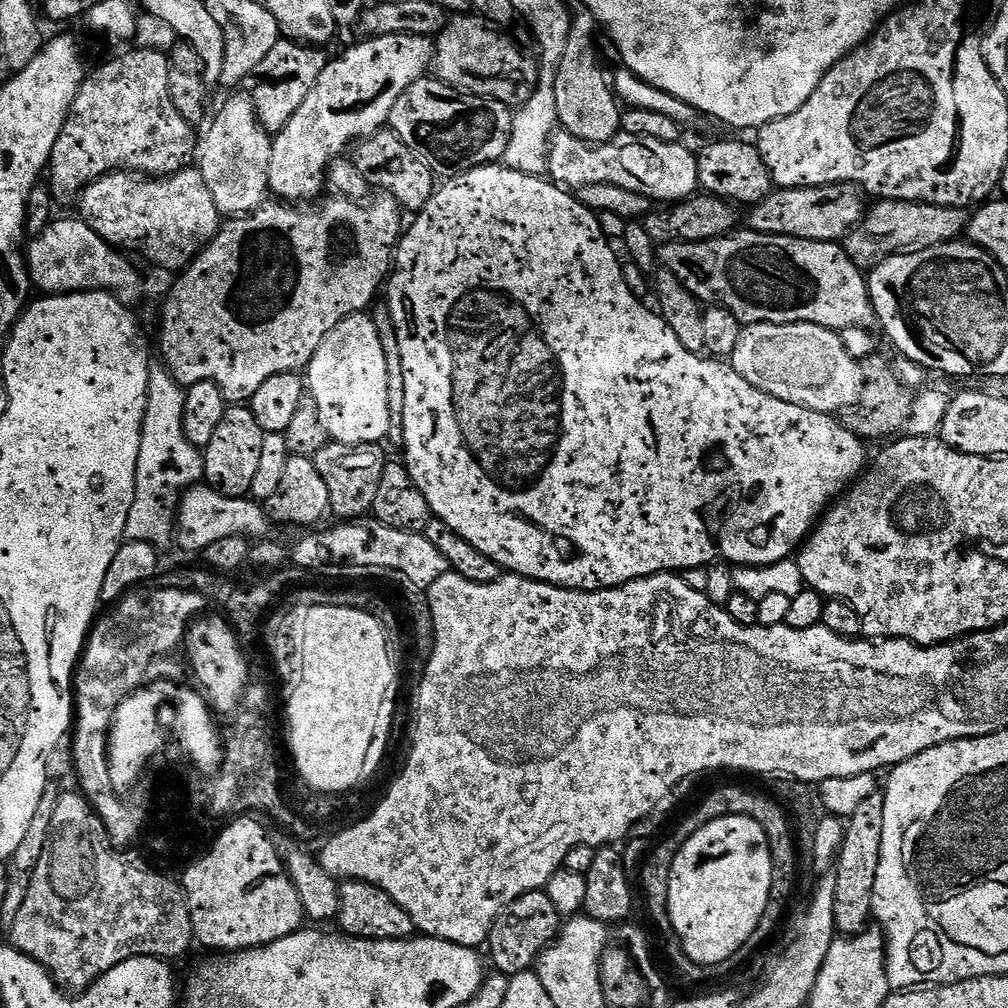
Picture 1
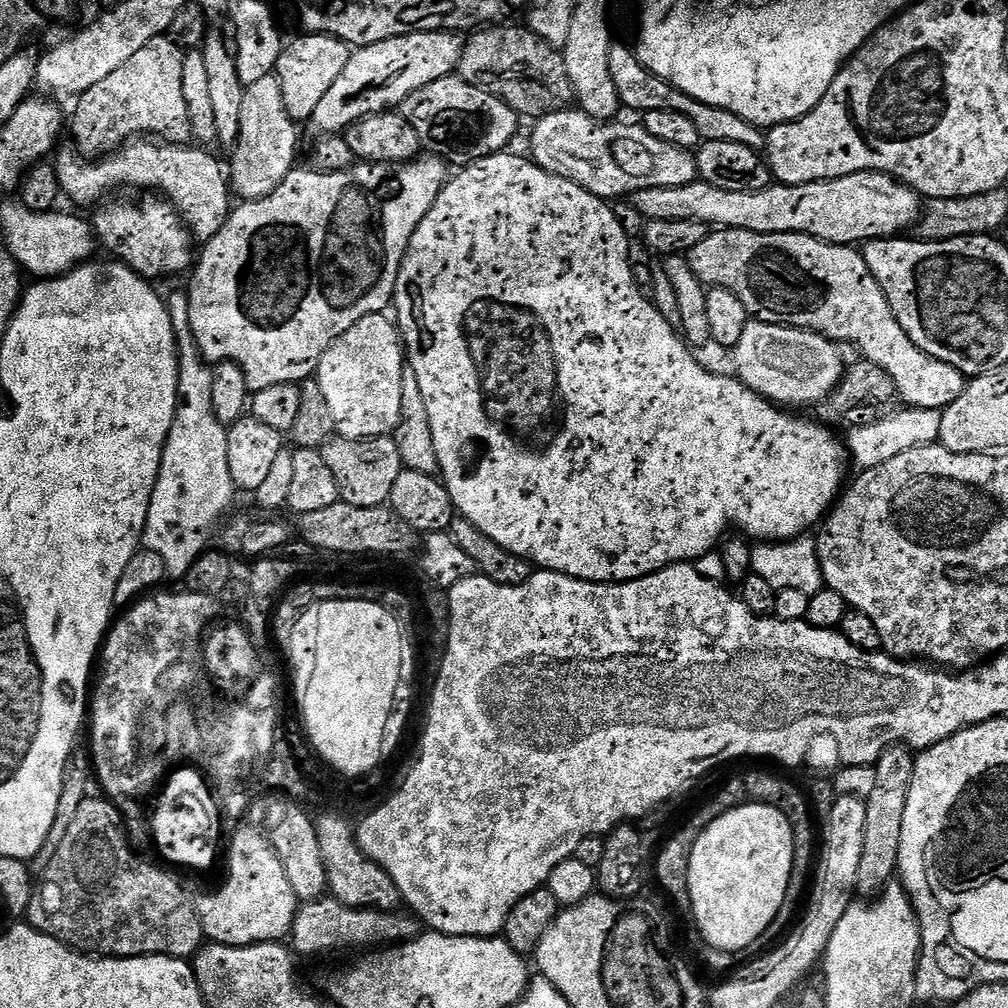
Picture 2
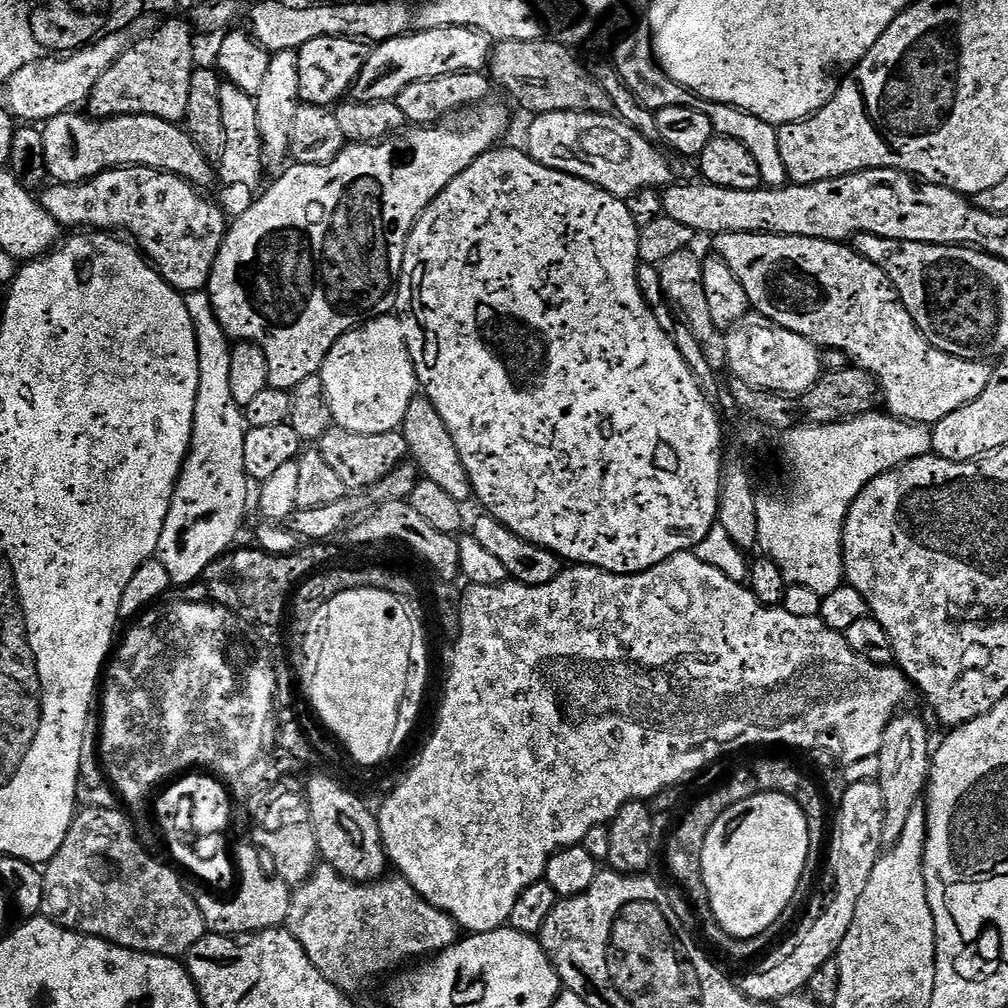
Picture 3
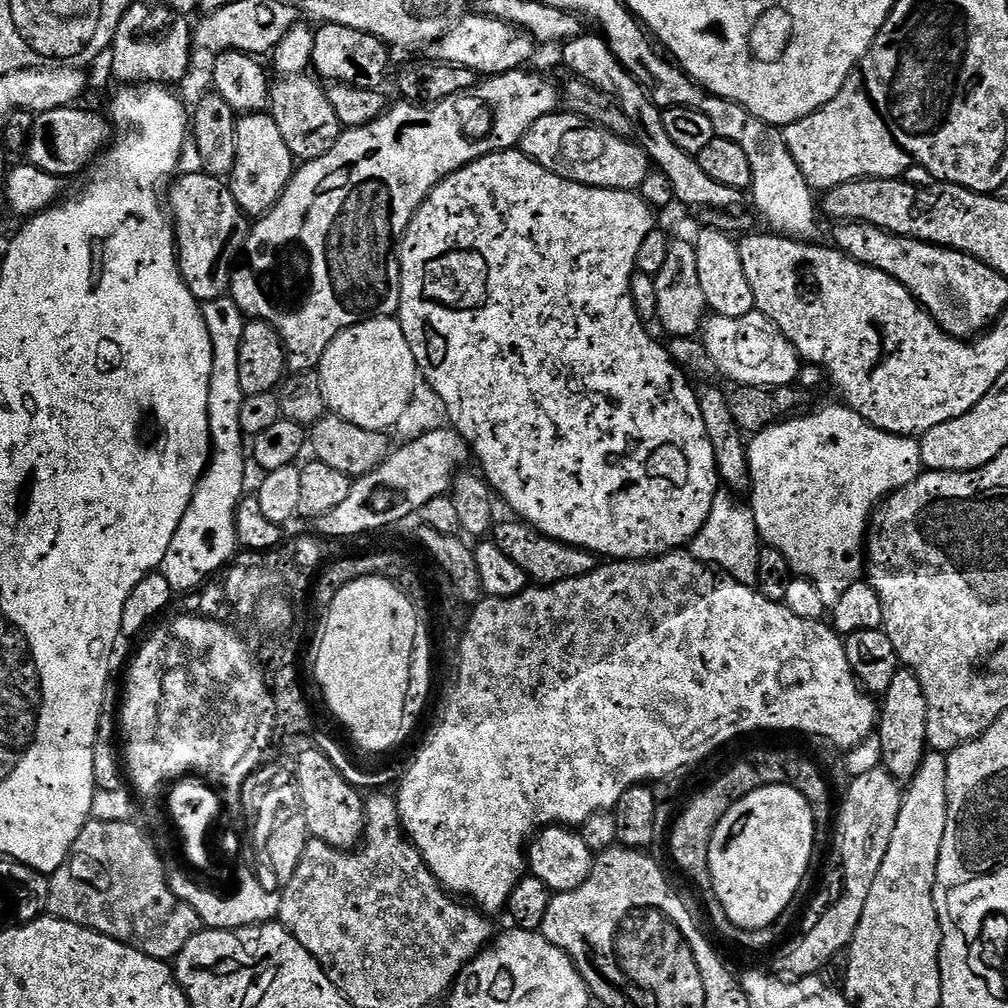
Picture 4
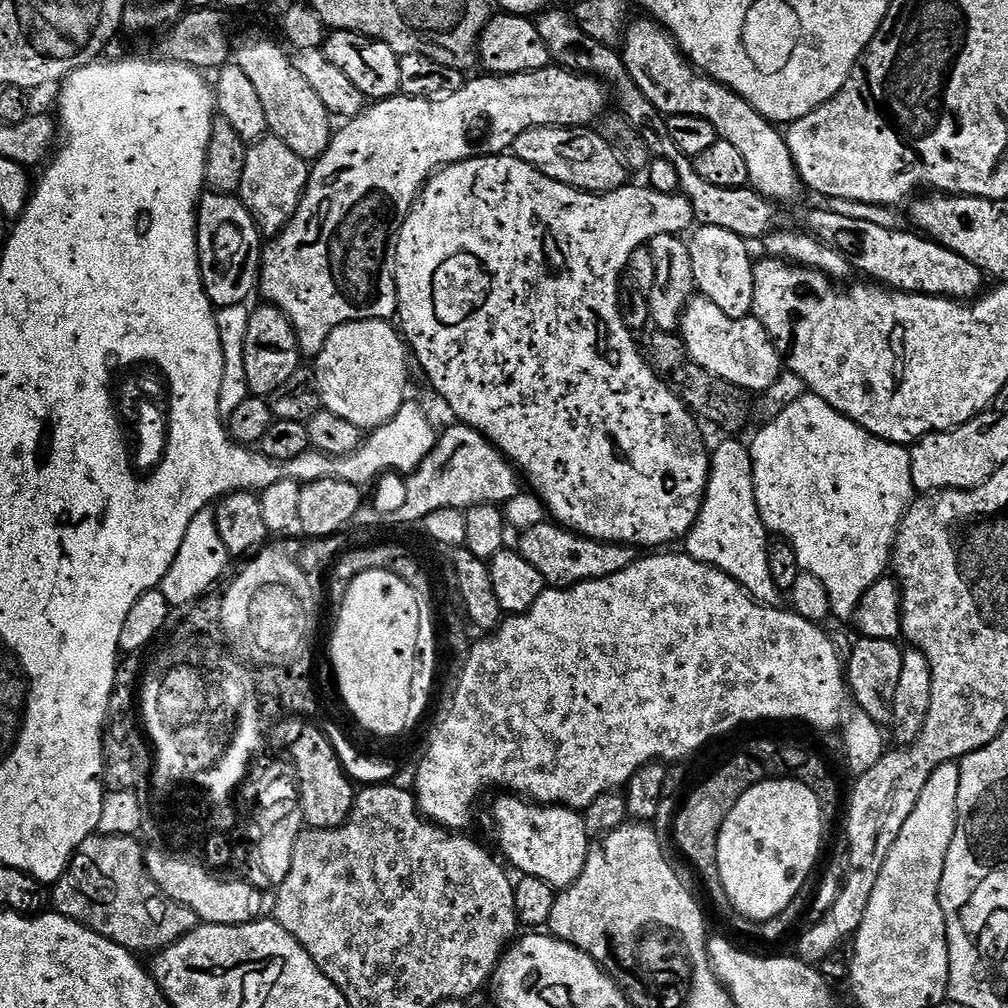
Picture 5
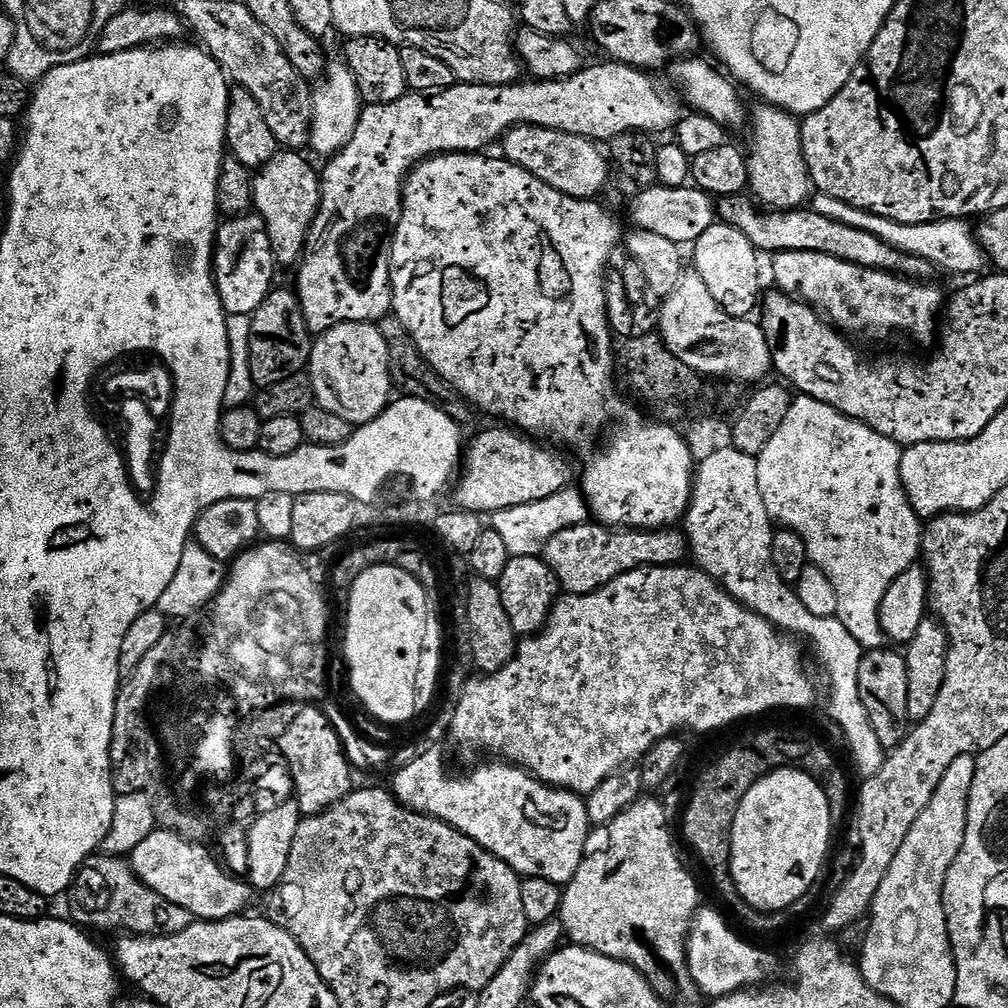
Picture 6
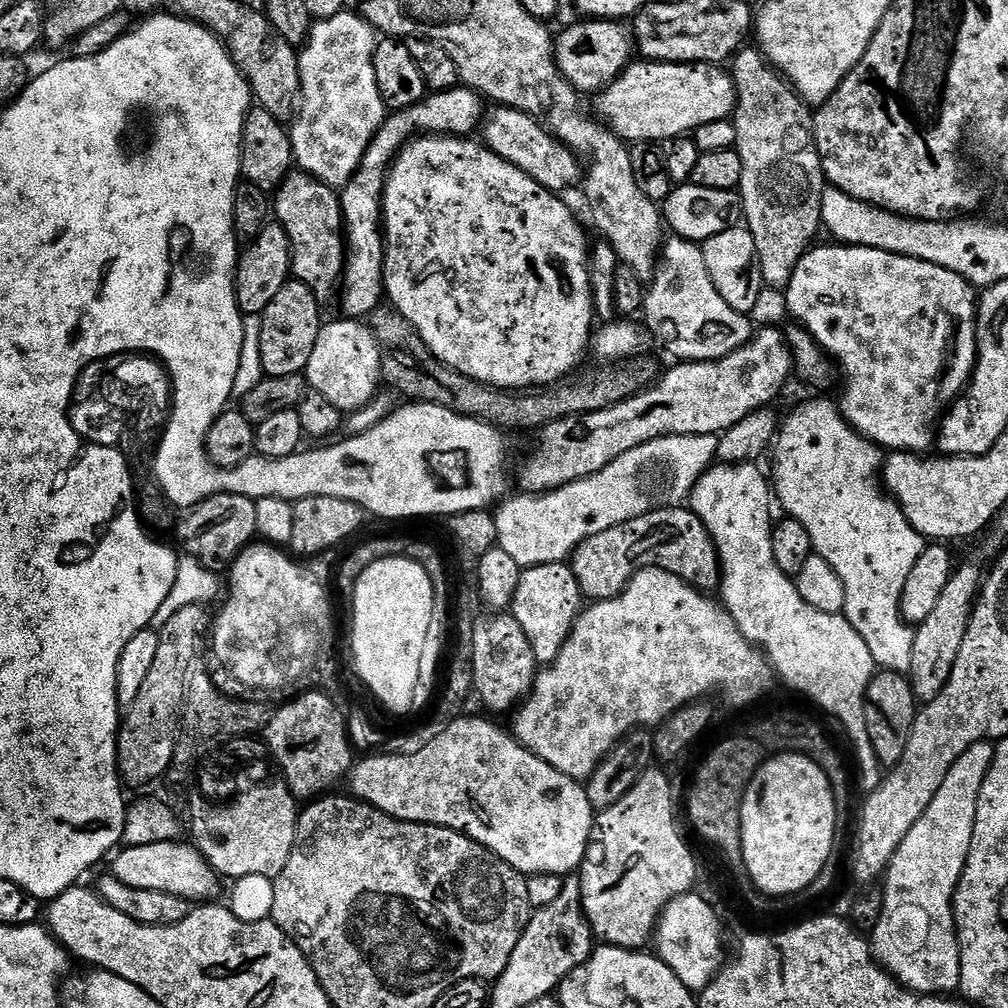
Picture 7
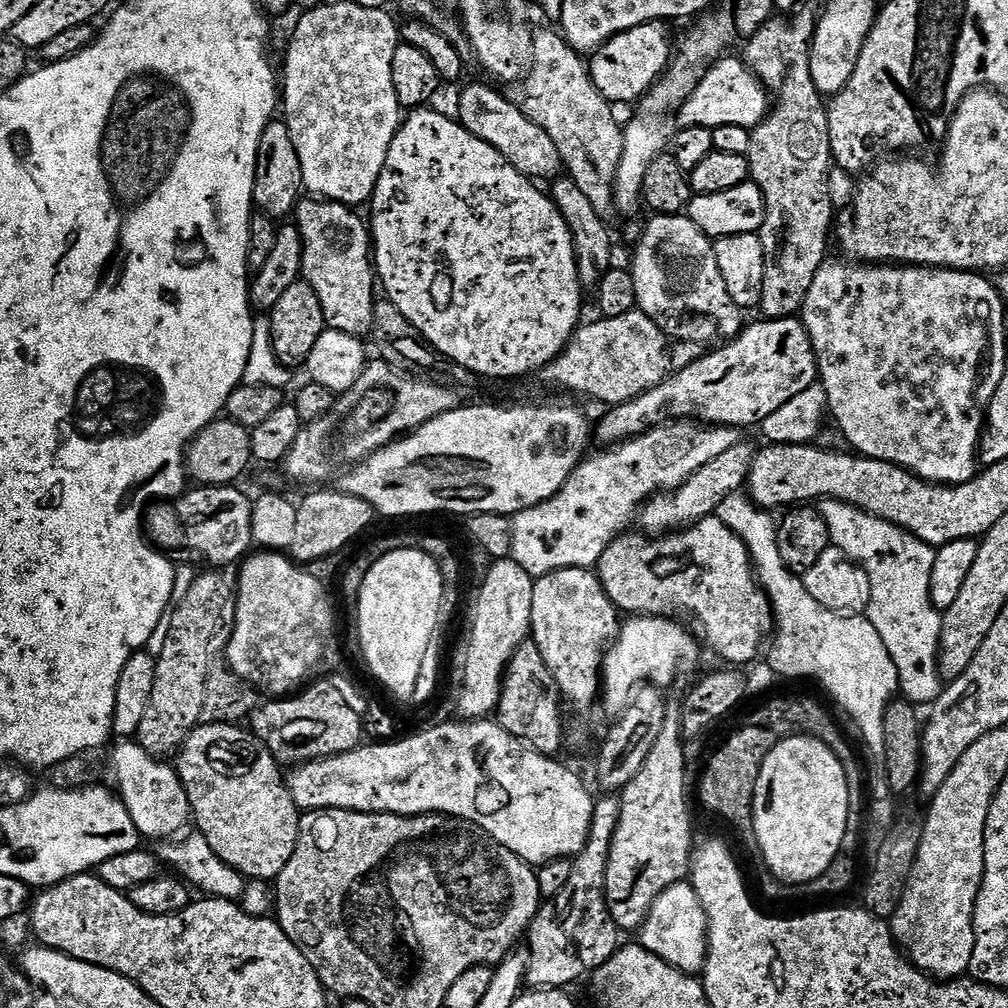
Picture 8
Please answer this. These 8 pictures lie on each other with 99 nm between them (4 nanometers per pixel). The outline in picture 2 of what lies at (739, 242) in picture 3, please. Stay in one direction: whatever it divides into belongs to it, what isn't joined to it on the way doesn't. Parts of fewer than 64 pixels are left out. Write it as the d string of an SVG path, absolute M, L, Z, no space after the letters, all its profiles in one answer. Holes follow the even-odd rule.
M737 228L709 231L708 237L688 256L688 265L705 286L729 288L746 306L752 320L767 324L786 324L789 328L807 328L818 332L833 342L845 340L857 344L865 361L876 364L886 372L896 387L896 395L912 408L937 408L943 410L964 393L965 373L957 365L927 356L924 349L914 343L896 320L890 302L880 283L866 266L863 255L855 247L828 244L813 236L797 232L762 234Z

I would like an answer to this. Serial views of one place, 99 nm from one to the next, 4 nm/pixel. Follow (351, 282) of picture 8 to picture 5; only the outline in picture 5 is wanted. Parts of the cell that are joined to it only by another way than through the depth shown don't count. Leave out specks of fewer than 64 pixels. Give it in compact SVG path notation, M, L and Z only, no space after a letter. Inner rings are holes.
M274 135L257 140L246 151L246 170L242 173L242 186L238 199L250 210L254 222L265 237L276 236L294 218L304 197L310 175L309 161L304 160L286 142Z

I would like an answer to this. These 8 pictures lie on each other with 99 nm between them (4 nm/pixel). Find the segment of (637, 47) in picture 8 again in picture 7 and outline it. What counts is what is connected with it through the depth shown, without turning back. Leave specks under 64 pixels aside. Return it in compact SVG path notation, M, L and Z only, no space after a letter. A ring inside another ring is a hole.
M588 18L583 22L567 25L563 29L564 33L555 37L554 51L558 70L577 92L602 92L628 67L634 56L634 39L633 33L624 27L620 22Z

